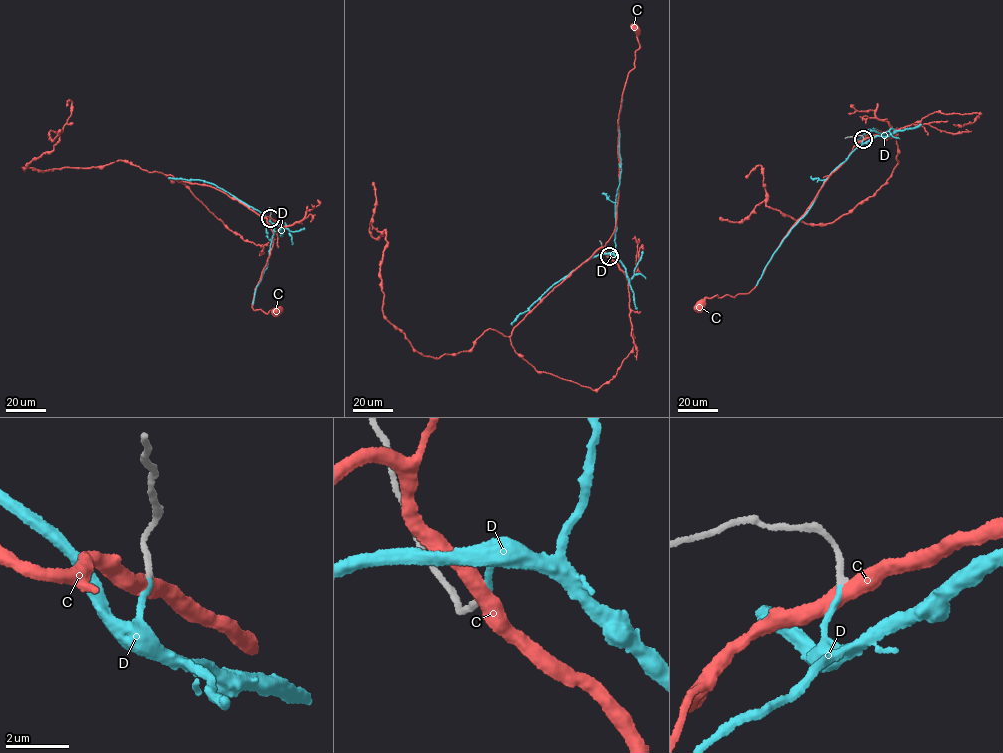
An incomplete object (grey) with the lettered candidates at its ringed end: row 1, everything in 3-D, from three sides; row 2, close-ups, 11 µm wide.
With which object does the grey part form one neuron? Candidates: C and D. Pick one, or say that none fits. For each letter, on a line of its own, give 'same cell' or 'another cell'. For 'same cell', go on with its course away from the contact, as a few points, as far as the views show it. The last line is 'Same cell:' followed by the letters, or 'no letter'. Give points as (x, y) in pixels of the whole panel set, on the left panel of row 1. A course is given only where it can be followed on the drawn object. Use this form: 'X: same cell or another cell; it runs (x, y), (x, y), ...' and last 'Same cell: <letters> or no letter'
C: another cell
D: same cell; it runs (270, 218), (275, 226), (275, 233), (268, 265), (255, 292), (253, 305)
Same cell: D

